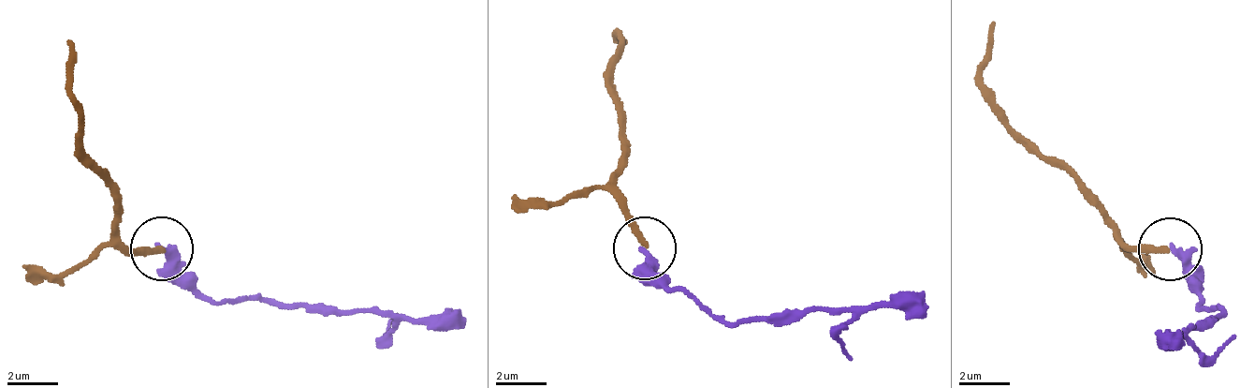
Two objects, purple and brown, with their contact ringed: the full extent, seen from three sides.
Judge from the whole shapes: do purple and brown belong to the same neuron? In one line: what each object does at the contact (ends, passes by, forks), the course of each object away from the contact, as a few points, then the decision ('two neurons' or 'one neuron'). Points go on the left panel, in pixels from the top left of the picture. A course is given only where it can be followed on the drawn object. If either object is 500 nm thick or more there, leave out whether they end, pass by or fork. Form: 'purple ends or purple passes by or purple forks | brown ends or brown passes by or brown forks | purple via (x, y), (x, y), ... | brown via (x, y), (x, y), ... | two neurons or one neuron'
purple passes by | brown ends | purple via (163, 250), (207, 298), (465, 325) | brown via (163, 250), (137, 253), (123, 241), (114, 187), (83, 135), (73, 99), (68, 41) | two neurons

